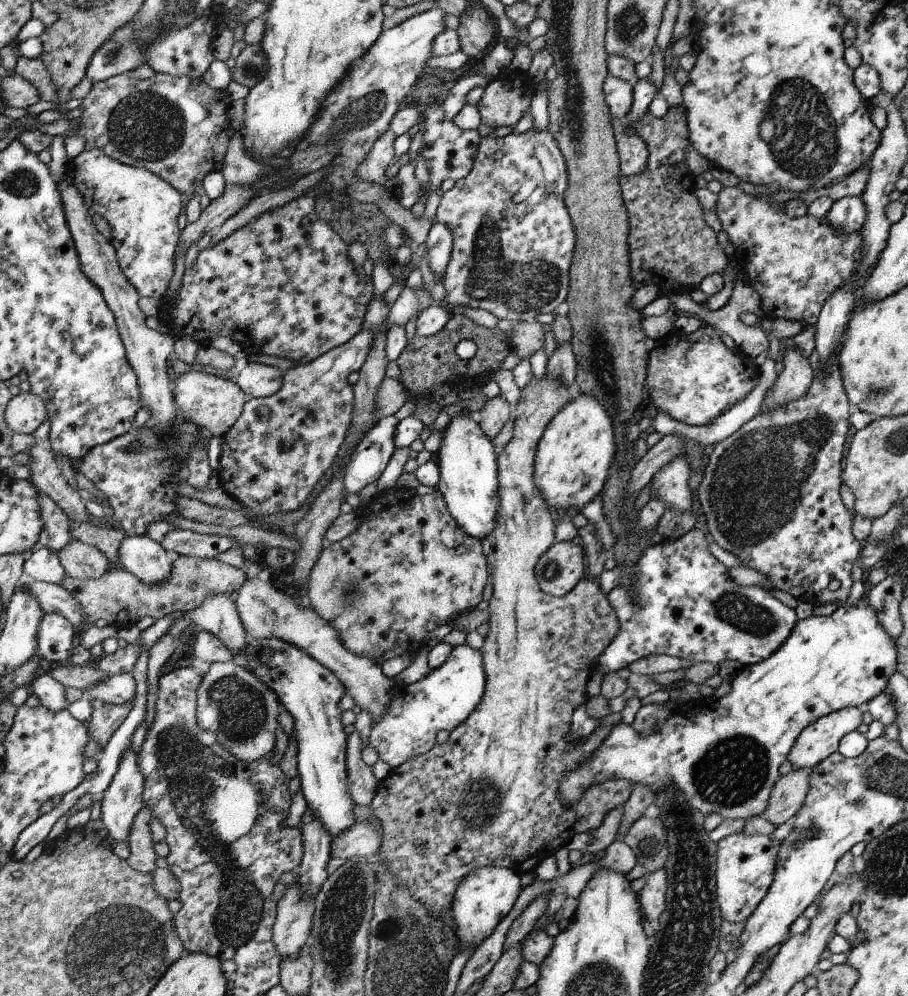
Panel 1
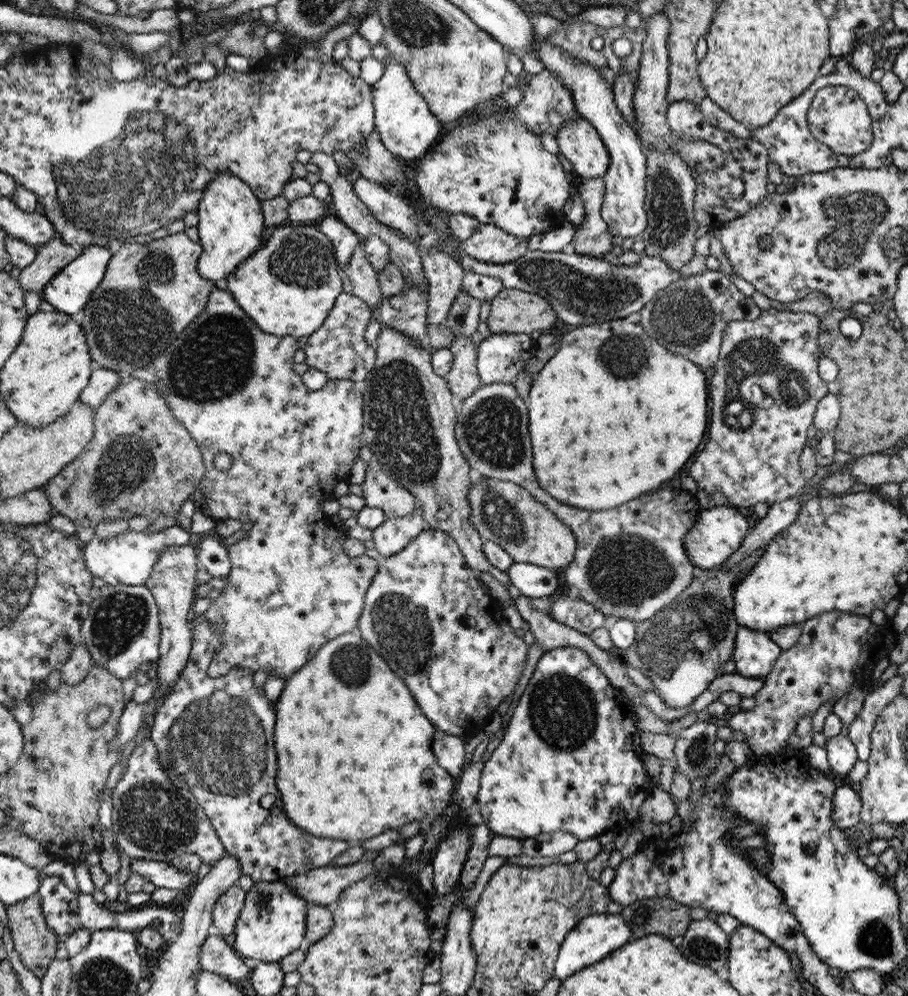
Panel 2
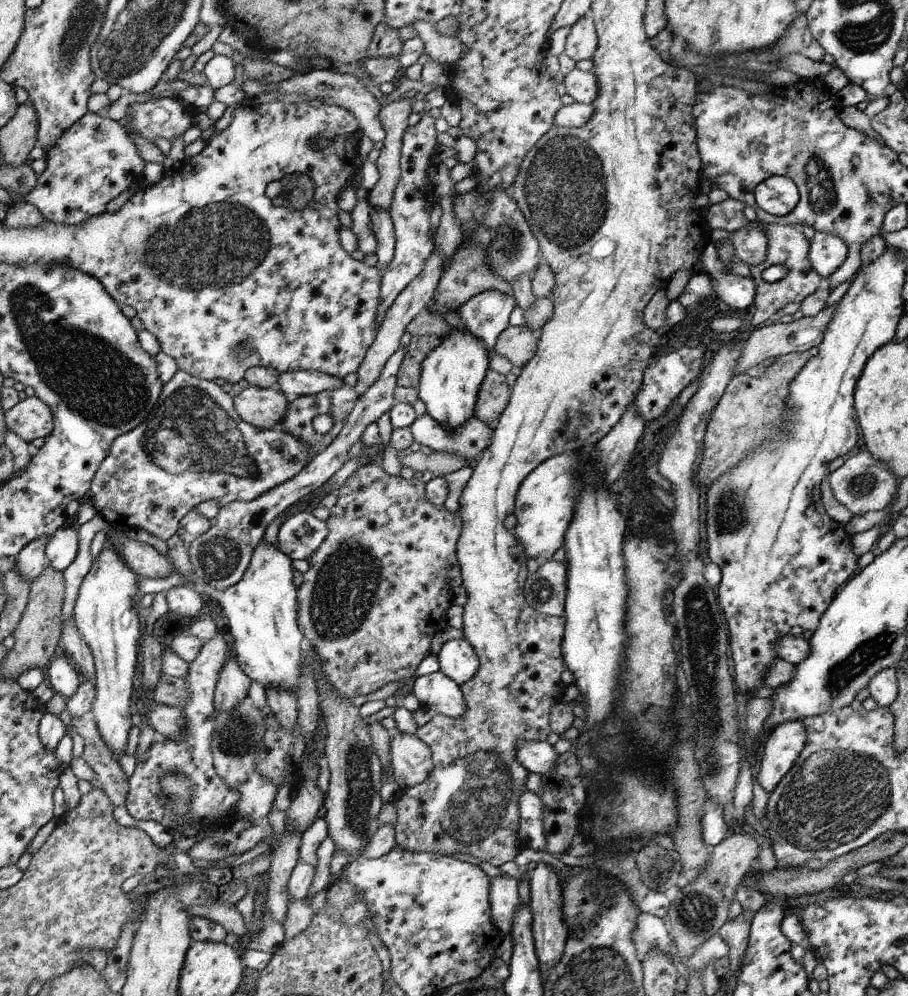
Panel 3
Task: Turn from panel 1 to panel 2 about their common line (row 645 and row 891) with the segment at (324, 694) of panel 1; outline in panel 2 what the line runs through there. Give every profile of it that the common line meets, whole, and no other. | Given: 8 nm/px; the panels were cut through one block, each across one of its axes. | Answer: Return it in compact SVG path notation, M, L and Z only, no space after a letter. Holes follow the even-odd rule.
M282 880L256 881L246 892L244 906L234 927L235 951L242 958L279 963L282 958L300 948L304 940L302 932L307 930L309 905Z

